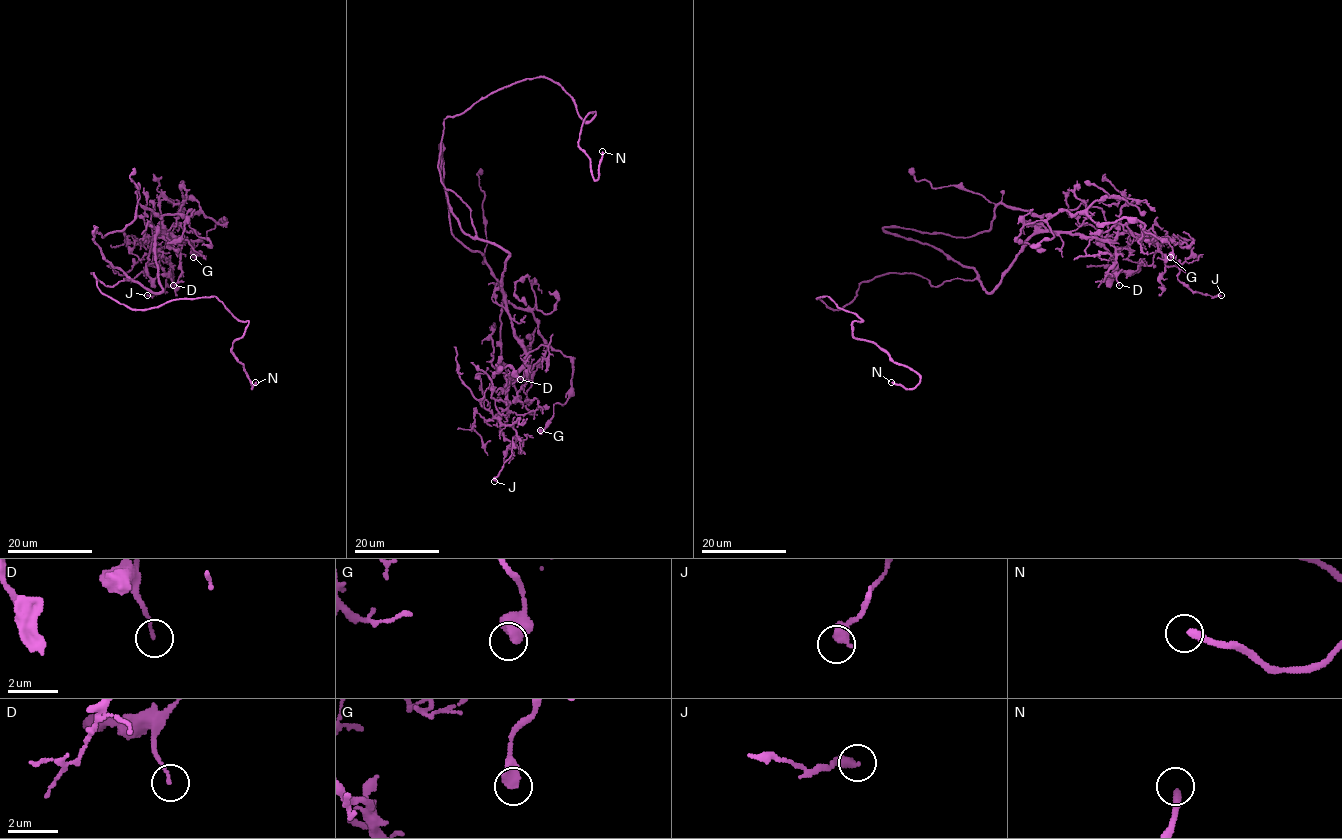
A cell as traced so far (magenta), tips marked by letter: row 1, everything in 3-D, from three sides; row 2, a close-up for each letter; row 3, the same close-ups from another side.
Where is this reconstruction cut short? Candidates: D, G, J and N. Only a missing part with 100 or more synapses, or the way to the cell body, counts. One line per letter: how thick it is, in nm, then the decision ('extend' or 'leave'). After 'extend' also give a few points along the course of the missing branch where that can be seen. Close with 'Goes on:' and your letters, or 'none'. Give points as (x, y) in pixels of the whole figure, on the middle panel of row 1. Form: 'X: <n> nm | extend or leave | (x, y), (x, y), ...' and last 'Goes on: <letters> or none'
D: 110 nm | leave
G: 650 nm | leave
J: 440 nm | leave
N: 280 nm | extend
Goes on: N

